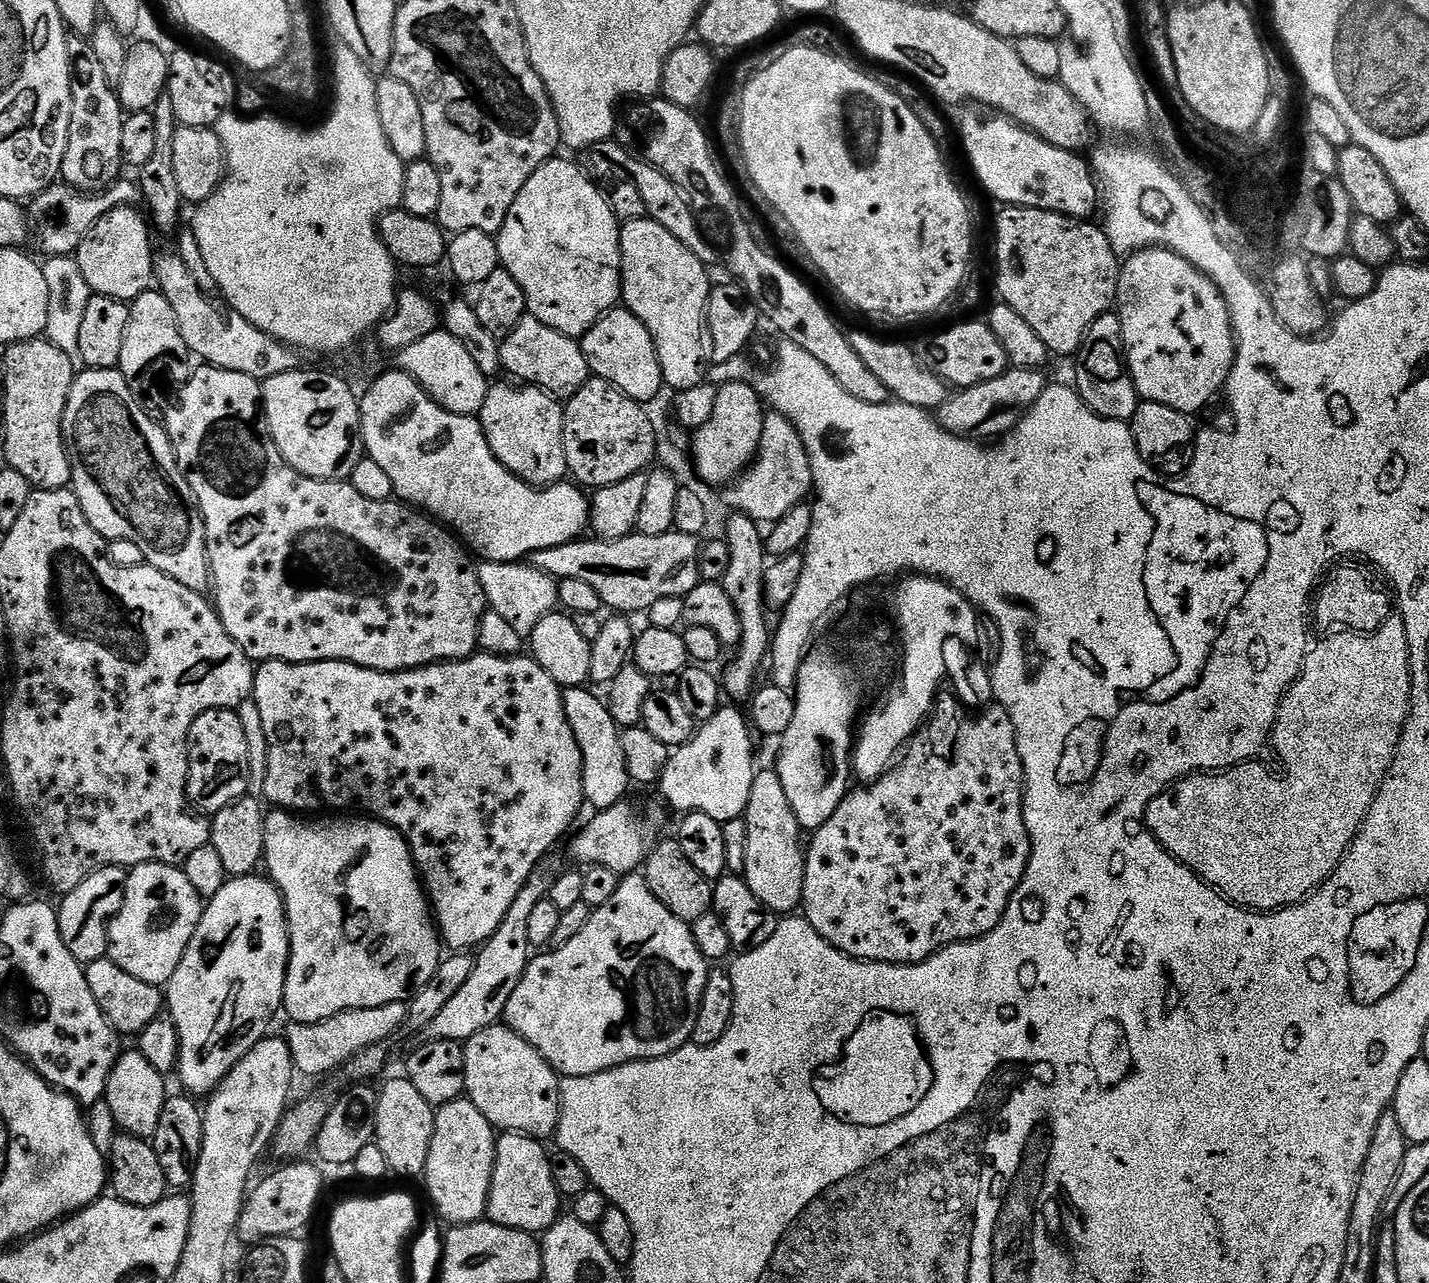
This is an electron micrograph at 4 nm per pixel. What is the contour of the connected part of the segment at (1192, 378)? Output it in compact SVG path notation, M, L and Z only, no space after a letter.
M1144 248L1140 252L1134 252L1131 256L1123 261L1120 269L1120 281L1116 291L1115 307L1118 309L1118 315L1122 322L1122 334L1124 335L1124 355L1126 357L1126 367L1132 381L1136 387L1137 397L1141 401L1149 400L1150 402L1161 403L1163 406L1173 407L1174 410L1195 414L1200 412L1216 396L1216 391L1223 389L1228 383L1228 376L1232 373L1232 367L1236 361L1236 336L1232 332L1232 319L1228 313L1226 302L1214 286L1214 282L1206 274L1202 274L1186 258L1174 254L1168 248Z

